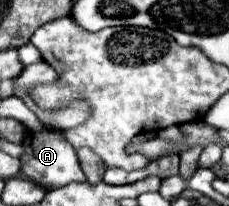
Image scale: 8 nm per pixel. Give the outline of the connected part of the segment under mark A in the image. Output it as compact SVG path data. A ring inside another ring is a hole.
M51 130L51 134L31 134L31 138L25 142L25 152L21 156L21 162L23 162L23 174L41 186L59 188L71 182L85 182L85 174L77 160L77 152L65 140L61 130Z

